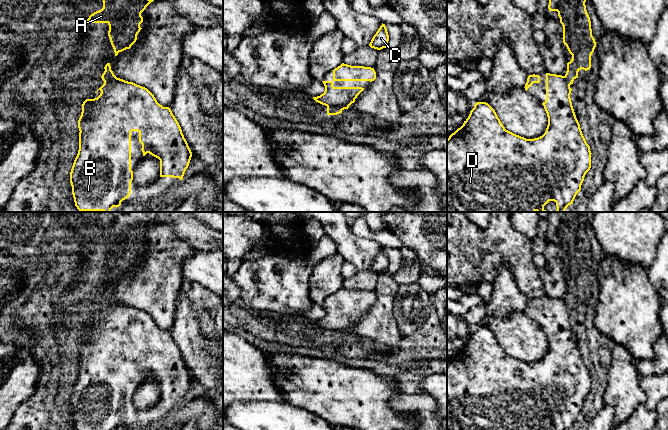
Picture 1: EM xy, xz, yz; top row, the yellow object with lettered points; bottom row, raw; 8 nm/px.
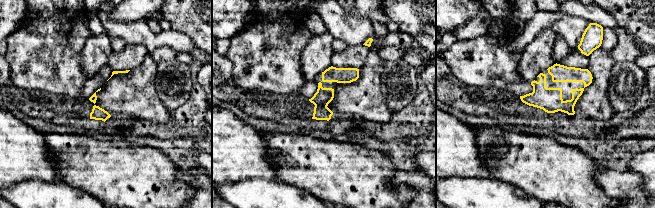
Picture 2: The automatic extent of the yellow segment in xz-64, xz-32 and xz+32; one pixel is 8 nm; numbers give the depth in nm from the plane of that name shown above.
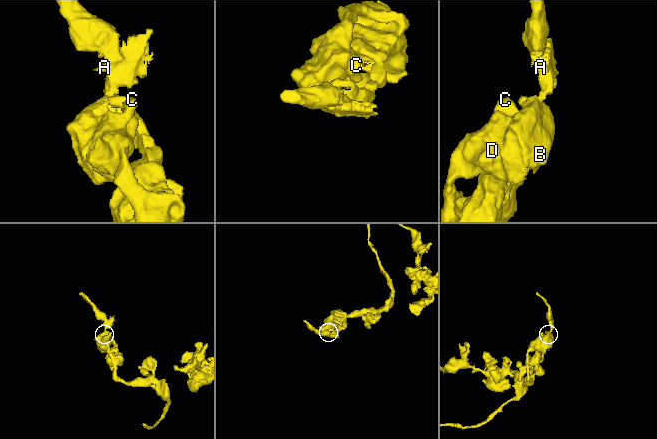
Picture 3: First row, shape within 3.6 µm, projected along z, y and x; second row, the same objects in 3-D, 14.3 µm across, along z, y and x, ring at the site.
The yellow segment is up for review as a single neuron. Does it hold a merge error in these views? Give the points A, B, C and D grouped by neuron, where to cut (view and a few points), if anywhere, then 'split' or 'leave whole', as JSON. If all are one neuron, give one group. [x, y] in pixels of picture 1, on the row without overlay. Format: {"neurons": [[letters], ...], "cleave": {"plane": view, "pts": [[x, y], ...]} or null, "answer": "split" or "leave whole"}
{"neurons": [["A"], ["B", "C", "D"]], "cleave": {"plane": "xz", "pts": [[327, 329], [342, 333]]}, "answer": "split"}

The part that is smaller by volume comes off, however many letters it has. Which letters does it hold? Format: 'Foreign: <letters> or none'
Foreign: A

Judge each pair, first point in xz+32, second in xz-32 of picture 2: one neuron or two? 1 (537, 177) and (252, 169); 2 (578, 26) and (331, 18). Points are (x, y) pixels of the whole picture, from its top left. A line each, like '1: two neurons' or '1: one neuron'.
1: two neurons
2: one neuron

